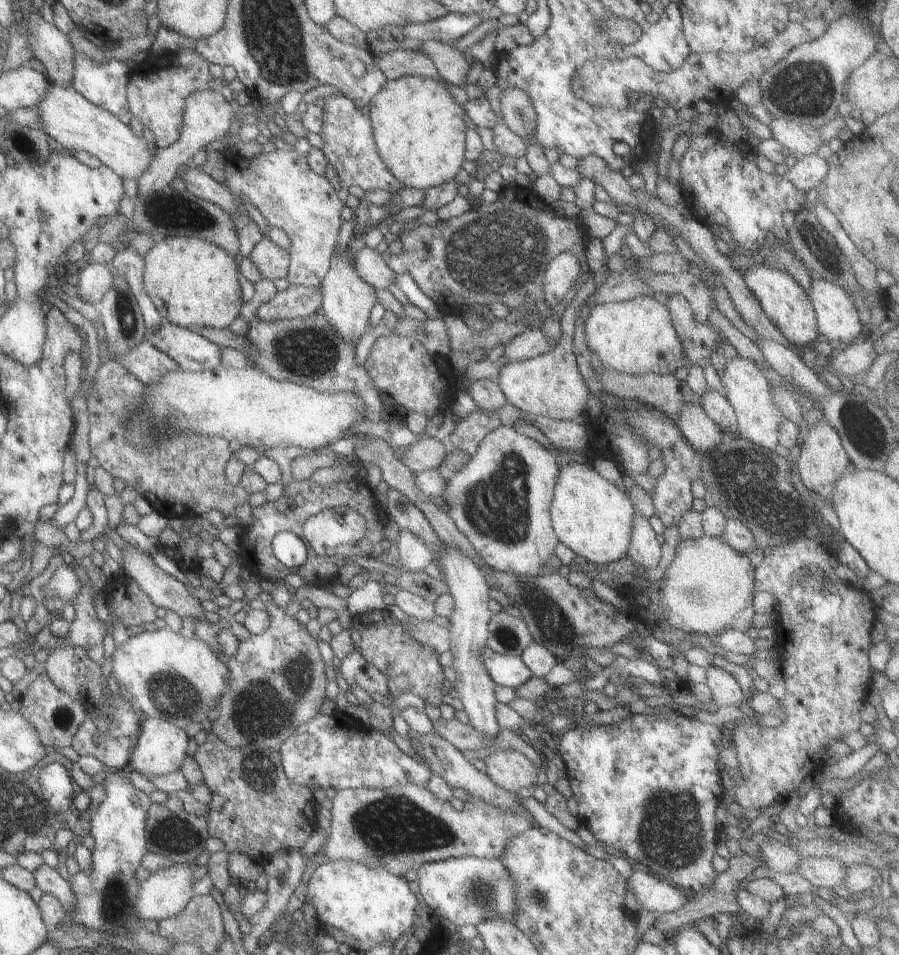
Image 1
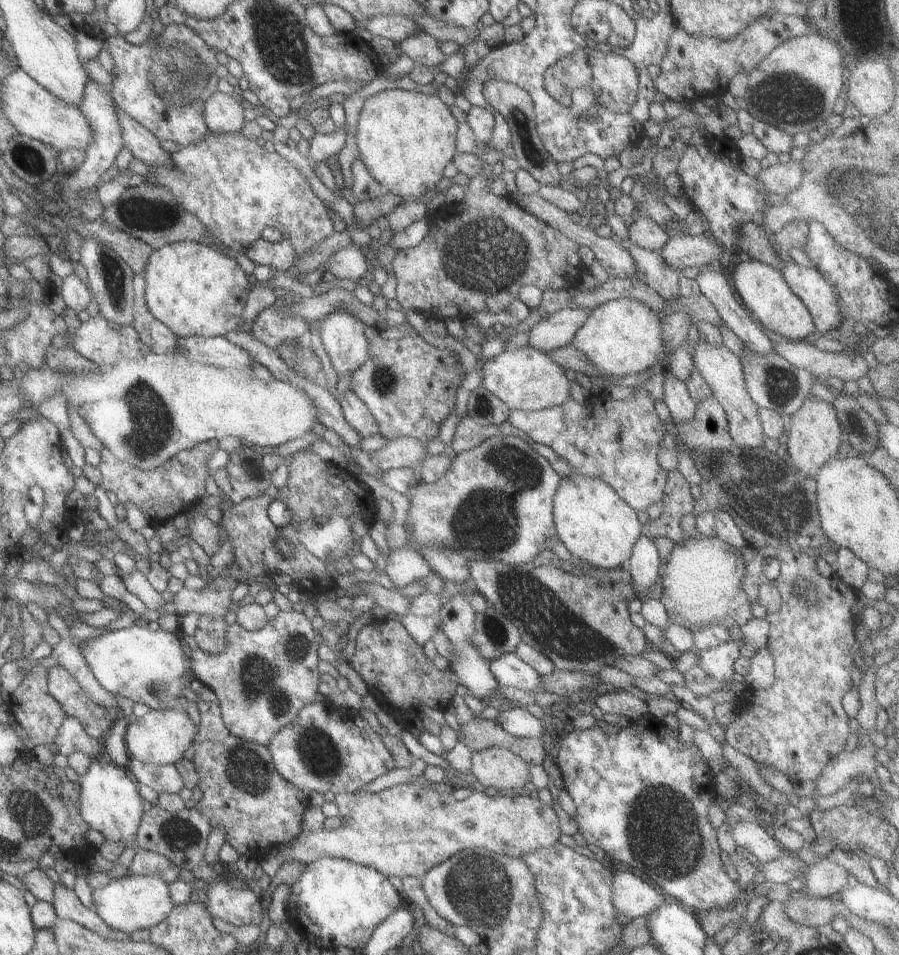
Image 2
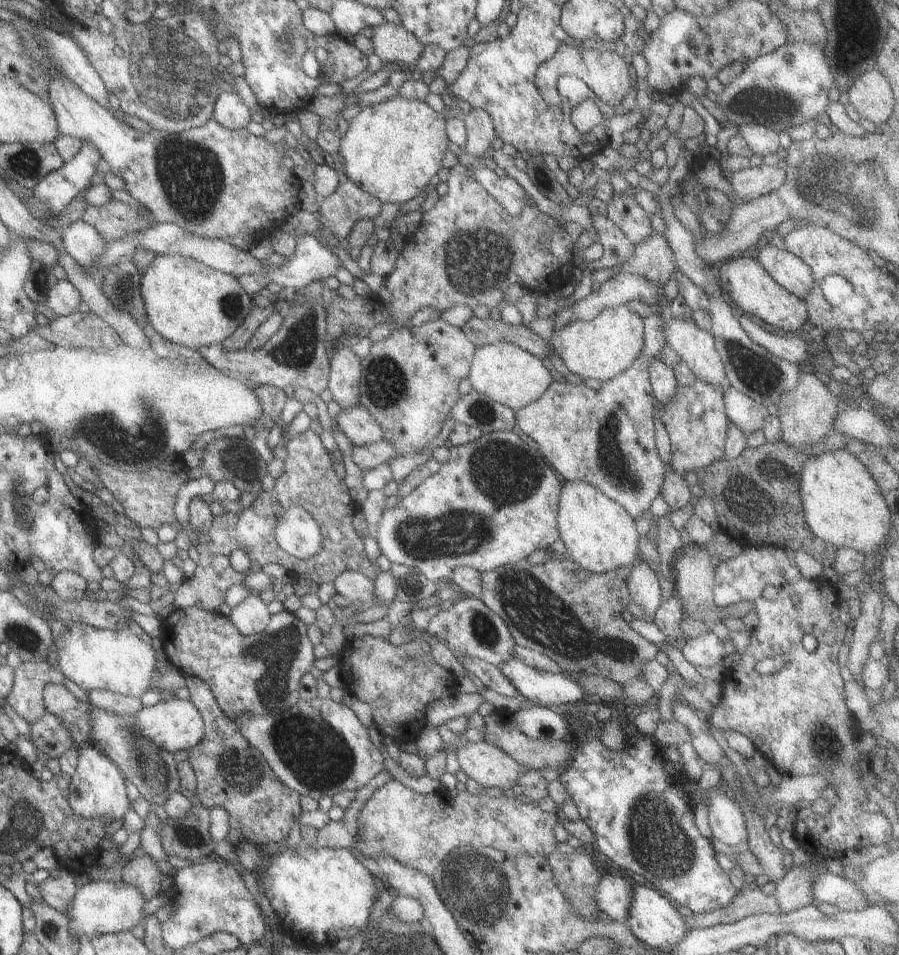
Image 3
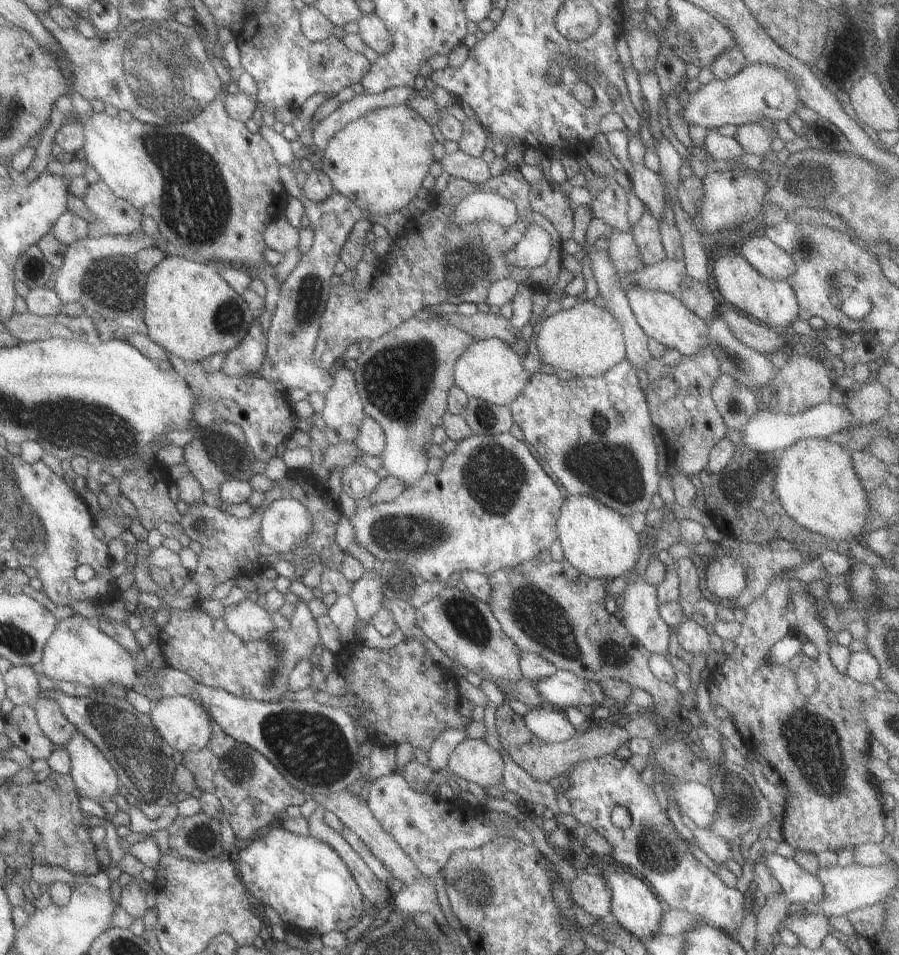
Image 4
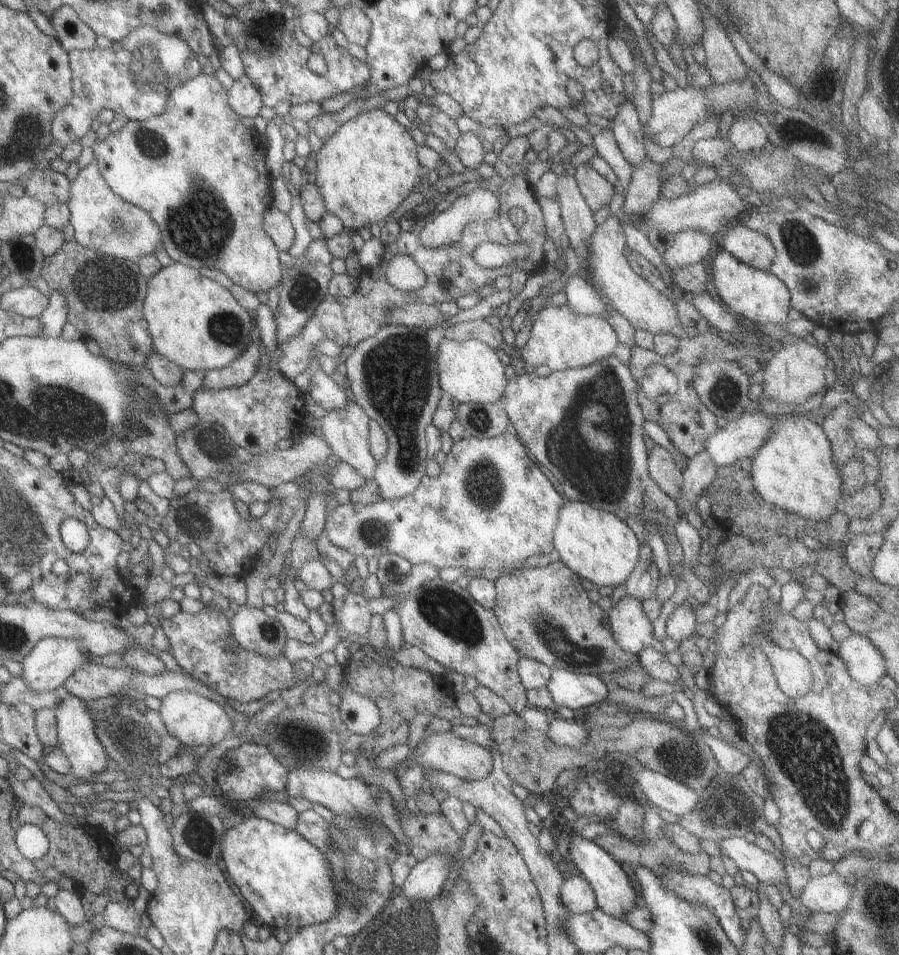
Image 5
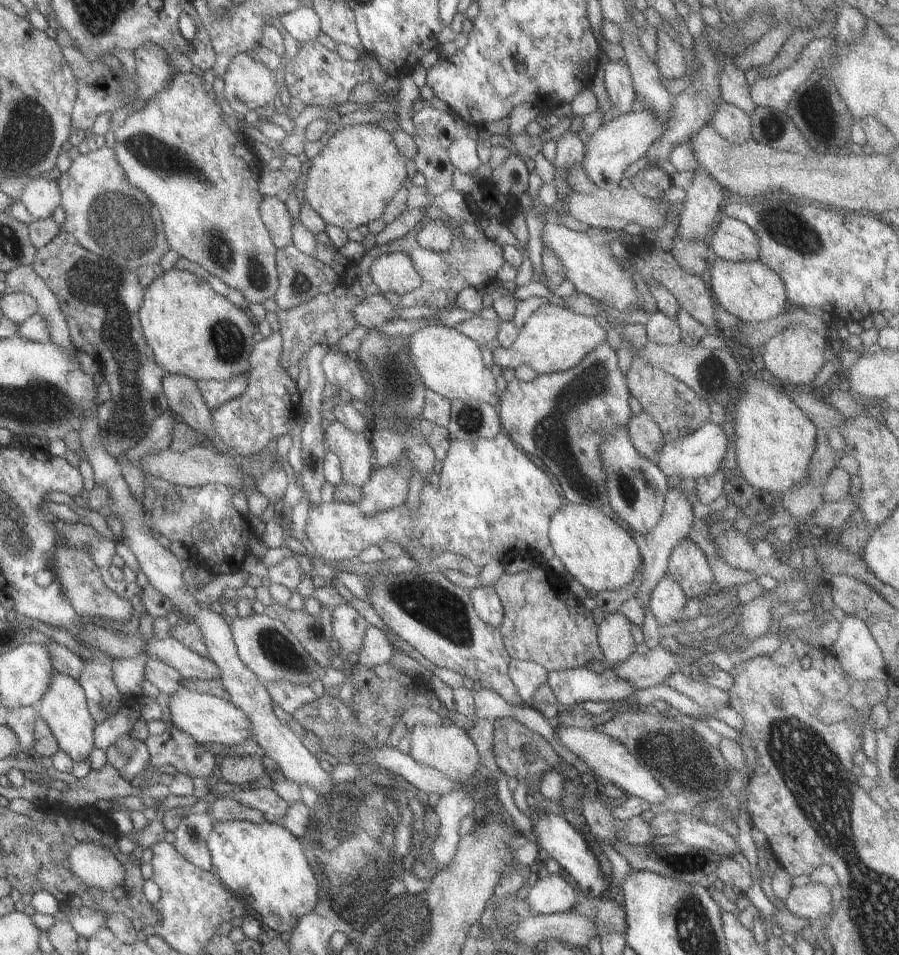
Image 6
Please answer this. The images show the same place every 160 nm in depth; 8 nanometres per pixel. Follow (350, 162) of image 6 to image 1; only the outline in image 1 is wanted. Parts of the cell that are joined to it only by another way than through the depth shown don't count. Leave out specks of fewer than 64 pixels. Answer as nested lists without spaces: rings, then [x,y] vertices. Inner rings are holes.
[[[404,75],[396,80],[389,80],[369,100],[364,111],[371,124],[371,140],[373,140],[377,158],[383,162],[387,172],[401,186],[425,191],[427,188],[452,180],[464,163],[463,132],[466,130],[463,122],[464,108],[449,96],[440,78],[431,80],[431,78]]]

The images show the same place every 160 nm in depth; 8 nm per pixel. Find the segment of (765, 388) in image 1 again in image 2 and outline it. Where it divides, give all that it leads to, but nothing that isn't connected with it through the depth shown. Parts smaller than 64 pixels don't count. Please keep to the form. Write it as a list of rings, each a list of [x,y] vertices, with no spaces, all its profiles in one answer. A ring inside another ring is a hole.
[[[701,340],[695,344],[692,353],[692,364],[703,377],[707,386],[711,389],[712,397],[721,405],[726,416],[727,430],[732,444],[740,448],[755,448],[762,445],[767,438],[762,433],[760,420],[758,419],[758,406],[751,400],[744,387],[743,371],[739,356],[731,353],[725,345],[714,347],[703,343]]]

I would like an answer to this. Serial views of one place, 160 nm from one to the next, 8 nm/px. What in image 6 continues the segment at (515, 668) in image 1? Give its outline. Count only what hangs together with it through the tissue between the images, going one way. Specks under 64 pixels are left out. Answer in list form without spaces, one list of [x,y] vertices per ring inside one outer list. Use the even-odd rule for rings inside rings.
[[[606,666],[601,674],[585,667],[548,671],[545,683],[551,688],[556,702],[562,708],[585,701],[623,702],[634,693],[630,683],[617,678],[610,666]]]

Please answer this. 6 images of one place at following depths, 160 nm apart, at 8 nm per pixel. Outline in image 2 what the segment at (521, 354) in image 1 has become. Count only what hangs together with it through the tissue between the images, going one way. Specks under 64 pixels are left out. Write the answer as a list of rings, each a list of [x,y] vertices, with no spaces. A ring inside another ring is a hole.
[[[565,307],[536,323],[527,323],[527,347],[548,353],[569,345],[575,331],[584,323],[589,310]]]

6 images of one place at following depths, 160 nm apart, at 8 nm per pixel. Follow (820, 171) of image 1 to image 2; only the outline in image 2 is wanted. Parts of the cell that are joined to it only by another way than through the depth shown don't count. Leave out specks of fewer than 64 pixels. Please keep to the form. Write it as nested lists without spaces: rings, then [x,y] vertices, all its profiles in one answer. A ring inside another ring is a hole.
[[[790,160],[784,164],[769,165],[753,178],[769,192],[781,197],[791,192],[801,182],[803,173],[800,162]]]

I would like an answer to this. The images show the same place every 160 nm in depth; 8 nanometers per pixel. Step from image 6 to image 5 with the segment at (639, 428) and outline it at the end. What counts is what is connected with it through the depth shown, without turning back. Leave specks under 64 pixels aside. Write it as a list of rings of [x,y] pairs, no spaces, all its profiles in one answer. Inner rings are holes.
[[[659,445],[648,452],[647,462],[650,479],[673,499],[680,489],[682,470],[677,468],[669,452]]]

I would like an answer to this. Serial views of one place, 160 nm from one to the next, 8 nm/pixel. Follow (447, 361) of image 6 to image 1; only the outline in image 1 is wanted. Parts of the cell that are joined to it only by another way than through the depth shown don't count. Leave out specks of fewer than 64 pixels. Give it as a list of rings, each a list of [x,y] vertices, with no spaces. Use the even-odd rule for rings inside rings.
[[[588,277],[569,301],[559,322],[562,324],[559,342],[545,354],[526,360],[506,362],[499,368],[495,384],[503,394],[506,403],[525,413],[547,416],[551,419],[577,419],[585,413],[589,390],[579,373],[571,342],[573,342],[573,322],[576,312],[587,296],[595,290],[592,277]]]

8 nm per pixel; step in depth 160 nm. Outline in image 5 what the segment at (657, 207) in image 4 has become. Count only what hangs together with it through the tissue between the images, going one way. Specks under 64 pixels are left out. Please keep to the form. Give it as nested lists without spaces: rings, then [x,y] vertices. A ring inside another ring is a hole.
[[[625,98],[617,107],[616,115],[611,121],[611,134],[613,134],[616,148],[621,151],[623,158],[633,167],[644,161],[645,144],[644,132],[637,118],[634,105]]]

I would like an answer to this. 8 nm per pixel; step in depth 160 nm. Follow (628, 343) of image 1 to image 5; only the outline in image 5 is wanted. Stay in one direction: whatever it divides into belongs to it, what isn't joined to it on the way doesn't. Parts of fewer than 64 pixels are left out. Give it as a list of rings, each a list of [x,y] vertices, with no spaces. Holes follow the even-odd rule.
[[[566,304],[545,306],[533,320],[529,338],[521,348],[515,349],[515,358],[520,358],[527,368],[545,365],[551,371],[564,371],[586,367],[599,359],[613,355],[618,343],[615,331],[601,315],[580,315],[569,310]]]

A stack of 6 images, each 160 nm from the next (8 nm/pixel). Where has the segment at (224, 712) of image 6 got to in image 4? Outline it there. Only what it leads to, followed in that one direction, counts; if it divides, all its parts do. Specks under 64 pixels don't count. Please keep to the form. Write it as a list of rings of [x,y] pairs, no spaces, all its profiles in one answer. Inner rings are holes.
[[[183,695],[161,697],[148,712],[153,728],[159,736],[173,749],[181,753],[202,749],[210,737],[210,716],[195,701]]]

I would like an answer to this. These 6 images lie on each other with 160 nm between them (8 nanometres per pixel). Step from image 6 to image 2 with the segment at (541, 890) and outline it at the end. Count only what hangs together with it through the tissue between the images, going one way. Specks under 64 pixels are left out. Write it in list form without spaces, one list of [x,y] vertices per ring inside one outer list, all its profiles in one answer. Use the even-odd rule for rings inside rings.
[[[629,871],[613,872],[611,882],[611,904],[618,915],[631,919],[645,917],[665,901],[665,896],[657,888]]]

